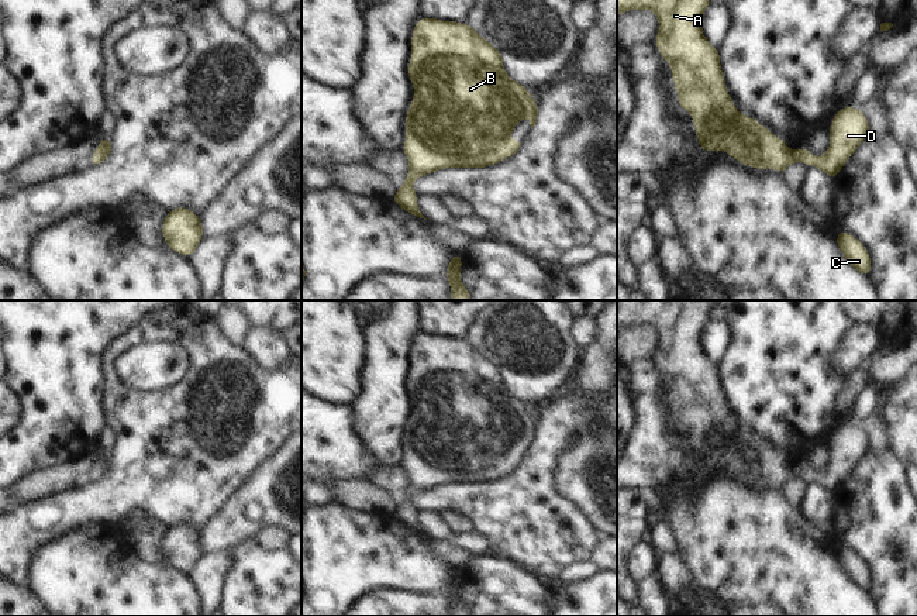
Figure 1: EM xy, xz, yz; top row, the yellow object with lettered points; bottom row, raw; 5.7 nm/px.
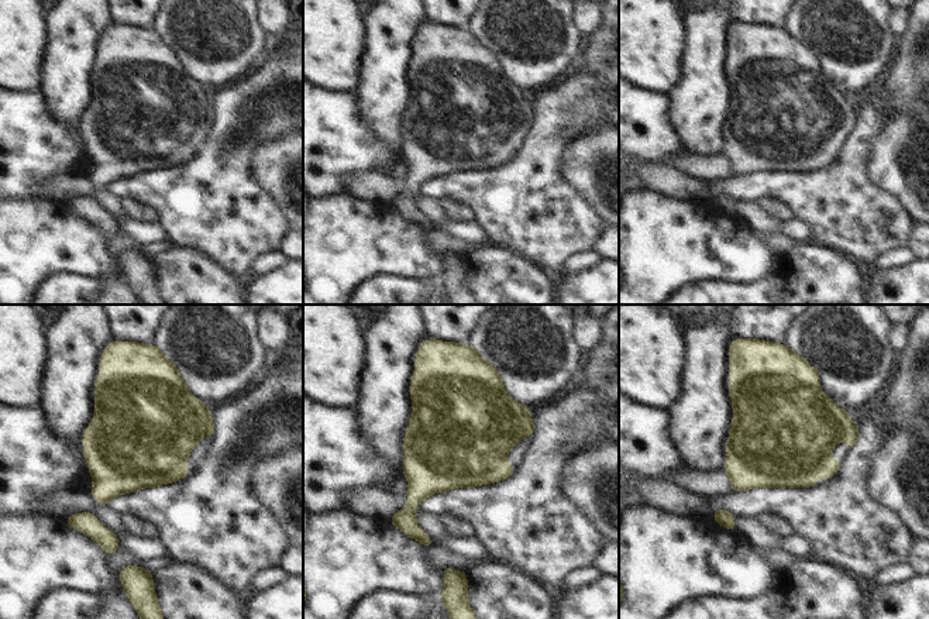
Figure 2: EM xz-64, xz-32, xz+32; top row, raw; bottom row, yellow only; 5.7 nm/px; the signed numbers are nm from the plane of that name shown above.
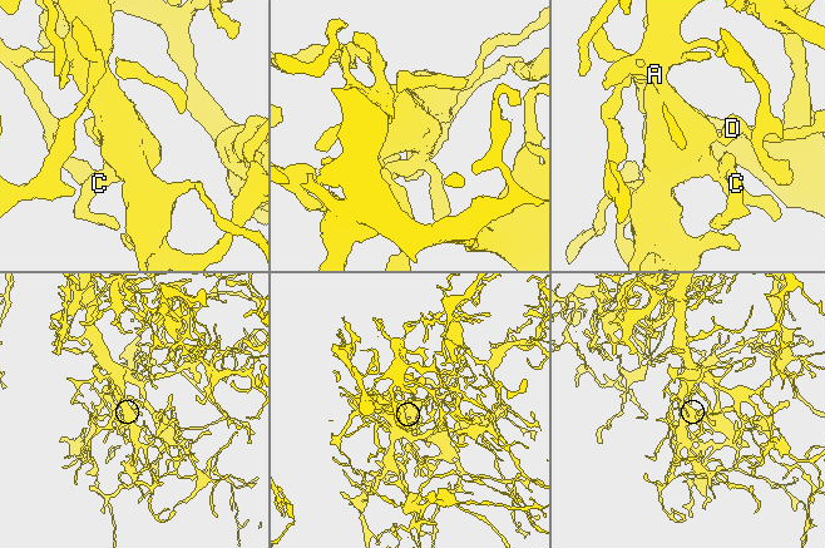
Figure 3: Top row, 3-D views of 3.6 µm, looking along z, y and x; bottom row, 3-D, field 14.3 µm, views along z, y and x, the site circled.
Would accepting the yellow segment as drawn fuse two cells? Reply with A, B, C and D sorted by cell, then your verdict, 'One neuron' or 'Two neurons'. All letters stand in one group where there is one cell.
Groups: A B C D. One neuron.

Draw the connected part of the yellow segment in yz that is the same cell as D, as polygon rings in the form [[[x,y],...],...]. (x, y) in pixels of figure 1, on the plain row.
[[[617,300],[617,333],[628,326],[641,324],[652,326],[656,330],[659,335],[659,347],[655,355],[656,364],[672,383],[672,395],[678,406],[678,417],[680,423],[694,434],[697,457],[703,467],[711,468],[716,465],[724,465],[732,472],[732,475],[748,482],[756,485],[776,485],[780,489],[783,489],[794,476],[801,476],[807,482],[814,481],[834,495],[861,458],[871,450],[868,434],[859,424],[852,421],[840,424],[828,445],[831,457],[828,467],[823,472],[814,474],[807,461],[793,468],[782,454],[773,451],[761,438],[749,431],[738,429],[737,423],[731,419],[730,409],[725,406],[725,395],[720,382],[720,366],[706,355],[701,347],[701,333],[704,326],[710,321],[710,312],[713,307],[713,300]]]

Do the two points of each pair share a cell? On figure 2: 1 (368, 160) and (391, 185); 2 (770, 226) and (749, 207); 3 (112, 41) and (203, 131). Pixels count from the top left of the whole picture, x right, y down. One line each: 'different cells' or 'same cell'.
1: different cells
2: same cell
3: same cell

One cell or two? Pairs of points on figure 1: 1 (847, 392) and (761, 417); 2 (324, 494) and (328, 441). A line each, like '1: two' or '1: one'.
1: two
2: one

